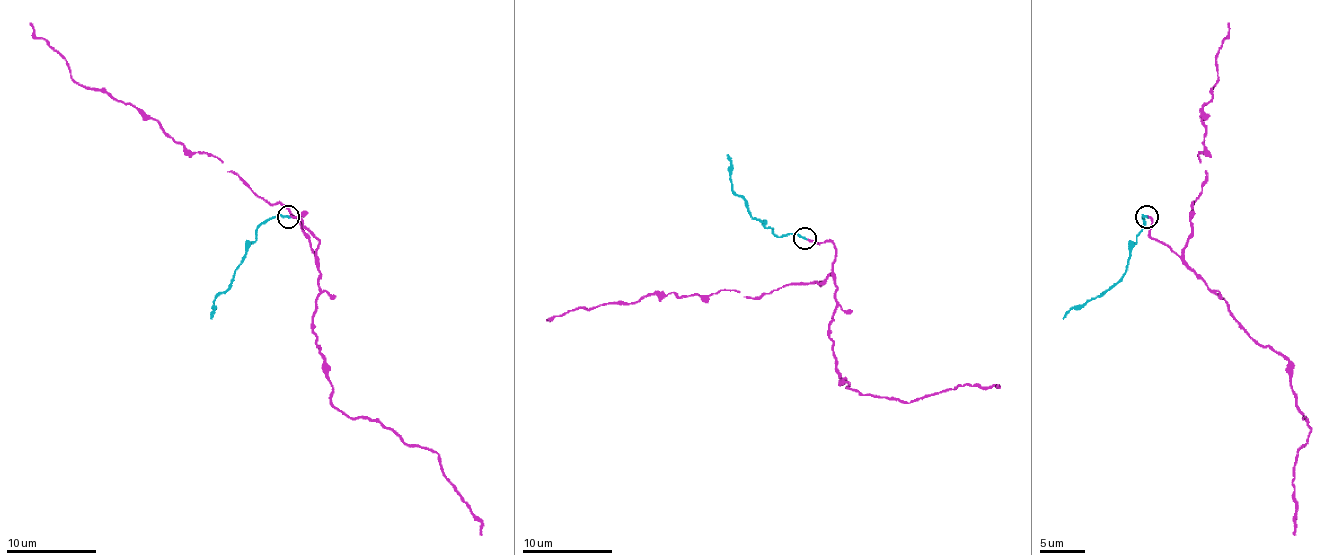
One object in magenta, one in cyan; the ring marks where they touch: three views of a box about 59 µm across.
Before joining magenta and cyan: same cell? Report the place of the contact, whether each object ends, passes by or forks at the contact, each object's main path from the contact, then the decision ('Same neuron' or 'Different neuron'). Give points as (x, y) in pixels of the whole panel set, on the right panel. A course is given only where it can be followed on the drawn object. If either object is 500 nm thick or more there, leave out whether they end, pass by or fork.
Place: (1146, 216). At the ring magenta ends. At the ring cyan ends. Course of magenta: (1148, 217), (1155, 240), (1218, 294), (1247, 332), (1288, 361), (1310, 427), (1292, 481), (1295, 535). Course of cyan: (1146, 217), (1141, 217), (1144, 226), (1130, 246), (1126, 273), (1098, 296), (1076, 305), (1062, 319). Same neuron

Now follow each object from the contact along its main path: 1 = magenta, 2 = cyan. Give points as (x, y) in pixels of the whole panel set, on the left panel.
1: (289, 217), (298, 217), (318, 240), (313, 332), (334, 404), (435, 452), (483, 535)
2: (289, 217), (271, 217), (259, 226), (230, 285), (216, 296), (210, 319)

